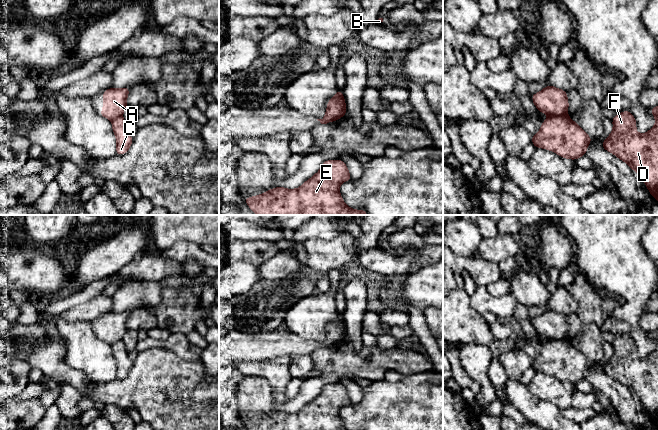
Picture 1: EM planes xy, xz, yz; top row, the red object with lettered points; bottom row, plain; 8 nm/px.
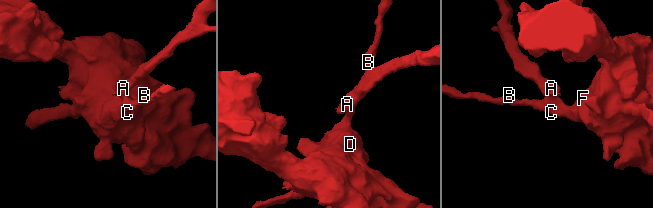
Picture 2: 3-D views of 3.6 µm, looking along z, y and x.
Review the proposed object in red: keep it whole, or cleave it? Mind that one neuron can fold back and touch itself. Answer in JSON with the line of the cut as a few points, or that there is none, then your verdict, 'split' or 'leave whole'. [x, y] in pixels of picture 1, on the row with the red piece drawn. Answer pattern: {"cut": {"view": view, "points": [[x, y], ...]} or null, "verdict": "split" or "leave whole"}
{"cut": {"view": "yz", "points": [[567, 116], [552, 117]]}, "verdict": "split"}

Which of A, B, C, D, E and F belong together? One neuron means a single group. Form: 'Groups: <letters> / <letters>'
Groups: A / B C D E F

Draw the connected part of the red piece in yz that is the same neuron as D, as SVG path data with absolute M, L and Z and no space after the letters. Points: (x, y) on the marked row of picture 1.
M658 106L650 111L656 123L644 134L636 132L637 122L630 111L615 115L613 130L602 142L602 147L637 172L658 201Z

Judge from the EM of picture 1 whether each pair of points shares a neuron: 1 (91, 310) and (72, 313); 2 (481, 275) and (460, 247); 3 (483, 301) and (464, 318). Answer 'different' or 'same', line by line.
1: same
2: different
3: different

